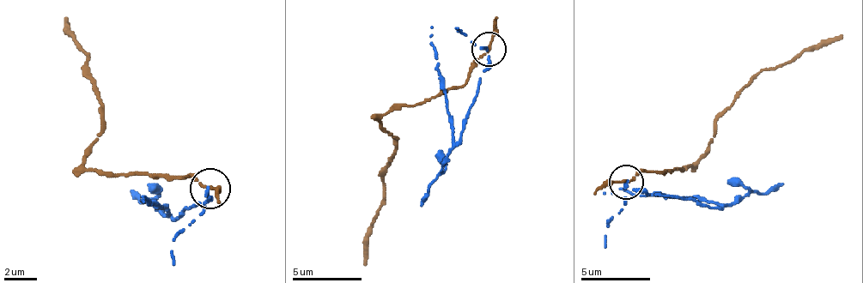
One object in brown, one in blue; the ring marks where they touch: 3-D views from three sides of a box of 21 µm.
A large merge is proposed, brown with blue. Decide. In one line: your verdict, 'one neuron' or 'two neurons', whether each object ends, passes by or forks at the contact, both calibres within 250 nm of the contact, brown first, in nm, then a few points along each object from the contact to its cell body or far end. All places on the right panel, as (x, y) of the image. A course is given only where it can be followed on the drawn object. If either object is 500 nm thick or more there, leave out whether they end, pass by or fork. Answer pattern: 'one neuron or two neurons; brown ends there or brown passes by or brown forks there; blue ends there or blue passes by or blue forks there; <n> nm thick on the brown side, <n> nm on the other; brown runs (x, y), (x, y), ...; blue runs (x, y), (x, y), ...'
two neurons; brown passes by; blue passes by; 180 nm thick on the brown side, 170 nm on the other; brown runs (625, 183), (639, 172), (683, 169), (694, 162), (714, 134), (714, 120), (763, 69), (777, 69), (843, 34); blue runs (625, 183), (719, 207), (694, 196), (639, 196), (625, 189), (604, 193)

